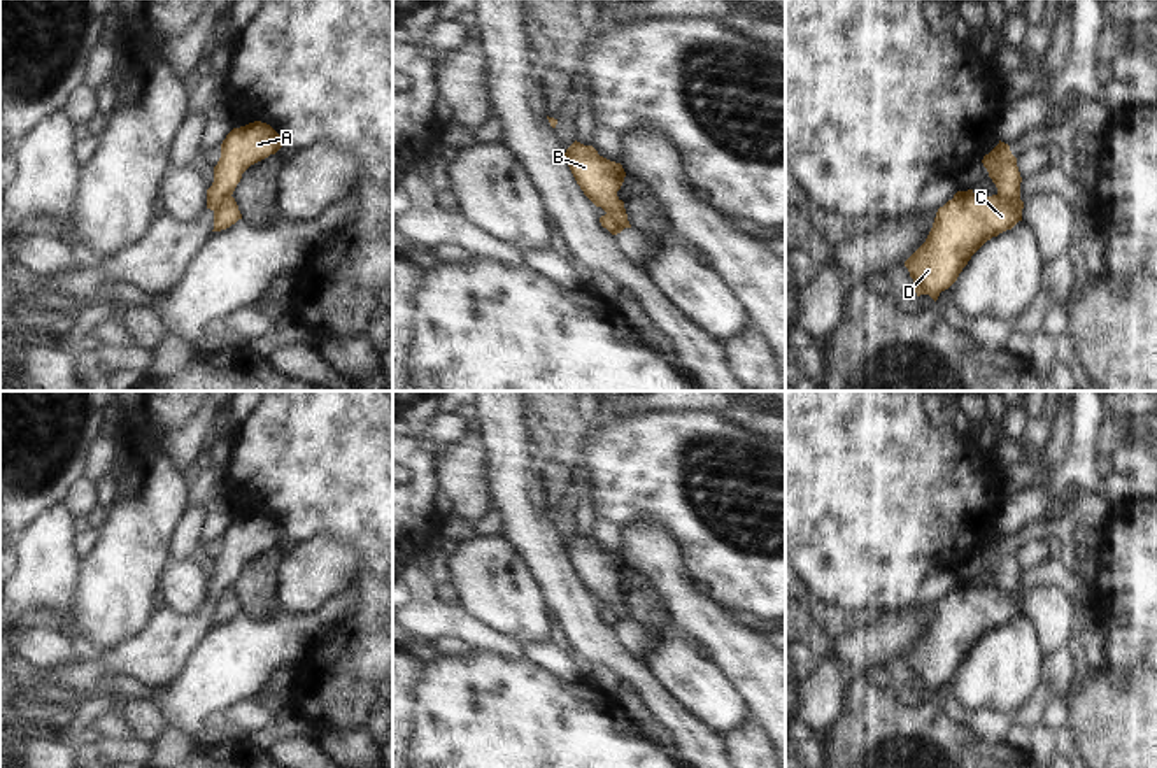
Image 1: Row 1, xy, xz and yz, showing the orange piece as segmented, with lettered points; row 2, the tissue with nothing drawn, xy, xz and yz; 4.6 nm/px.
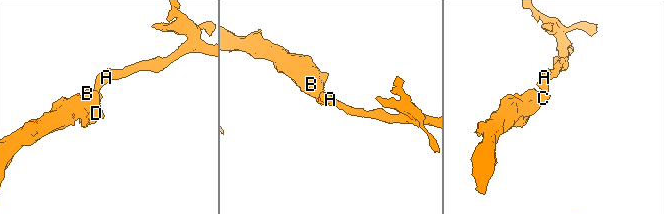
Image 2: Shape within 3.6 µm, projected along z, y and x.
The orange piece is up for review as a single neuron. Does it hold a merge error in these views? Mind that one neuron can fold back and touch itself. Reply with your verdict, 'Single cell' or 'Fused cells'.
Fused cells.

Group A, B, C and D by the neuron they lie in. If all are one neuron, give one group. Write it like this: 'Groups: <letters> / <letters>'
Groups: A / B C D.

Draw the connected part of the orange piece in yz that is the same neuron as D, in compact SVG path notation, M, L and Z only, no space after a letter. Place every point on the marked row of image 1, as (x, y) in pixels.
M973 189L957 191L952 200L938 209L926 242L905 261L917 296L929 295L936 302L940 293L957 281L971 256L987 240L1022 221L1022 209L1024 202L1020 198L1008 202L1001 195L976 196Z

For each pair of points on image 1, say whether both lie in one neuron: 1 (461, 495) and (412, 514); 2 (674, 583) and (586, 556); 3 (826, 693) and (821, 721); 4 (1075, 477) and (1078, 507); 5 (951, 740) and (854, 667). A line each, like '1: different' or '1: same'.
1: different
2: different
3: same
4: different
5: different

